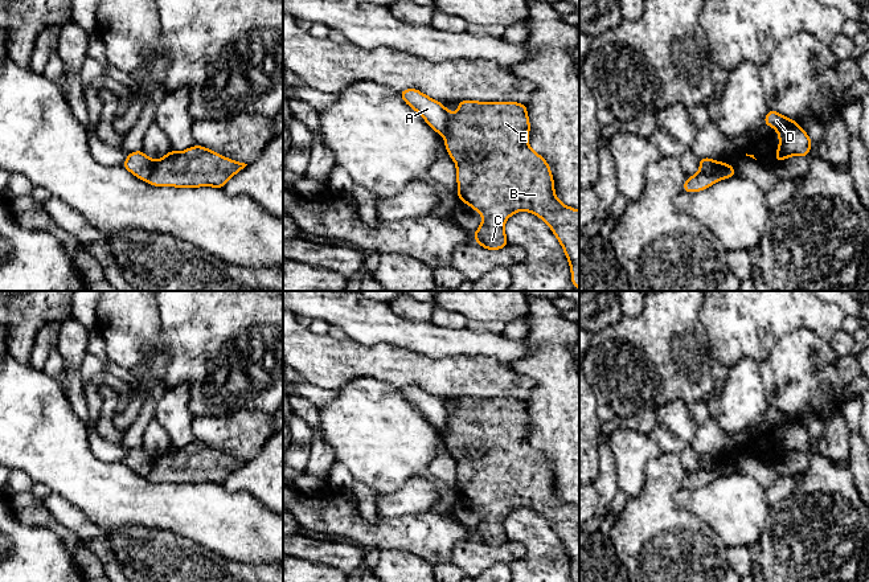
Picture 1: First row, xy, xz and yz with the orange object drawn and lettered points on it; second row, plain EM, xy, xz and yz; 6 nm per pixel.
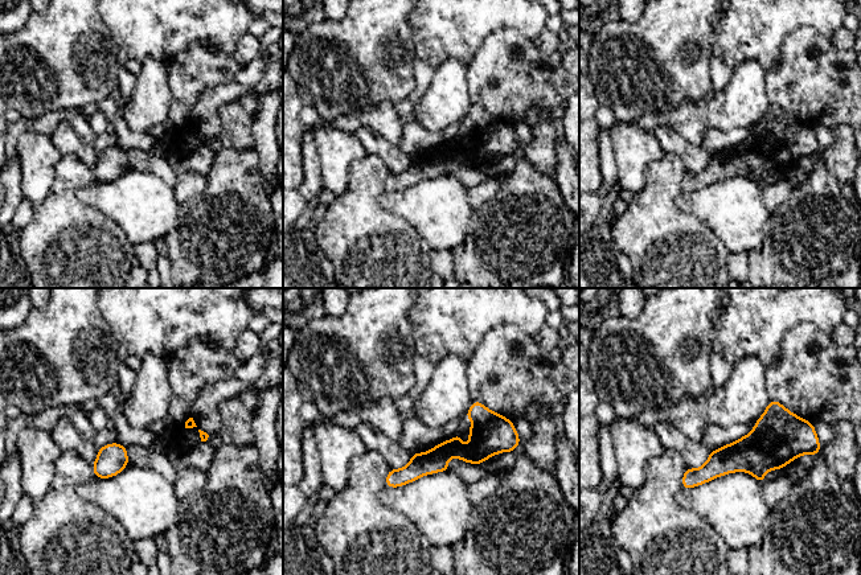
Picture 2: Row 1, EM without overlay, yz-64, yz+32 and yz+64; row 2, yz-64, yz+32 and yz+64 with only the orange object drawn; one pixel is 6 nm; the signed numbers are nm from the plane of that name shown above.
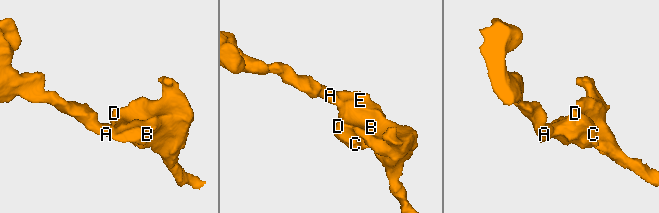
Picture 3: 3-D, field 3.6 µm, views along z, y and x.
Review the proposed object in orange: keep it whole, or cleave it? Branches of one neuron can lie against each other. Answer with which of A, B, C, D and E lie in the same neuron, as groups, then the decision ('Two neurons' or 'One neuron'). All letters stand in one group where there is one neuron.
Groups: A / B C D E. Two neurons

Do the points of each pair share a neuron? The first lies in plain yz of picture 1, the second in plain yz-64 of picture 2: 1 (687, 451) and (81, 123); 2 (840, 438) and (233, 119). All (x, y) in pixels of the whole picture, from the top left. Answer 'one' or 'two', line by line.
1: two
2: one

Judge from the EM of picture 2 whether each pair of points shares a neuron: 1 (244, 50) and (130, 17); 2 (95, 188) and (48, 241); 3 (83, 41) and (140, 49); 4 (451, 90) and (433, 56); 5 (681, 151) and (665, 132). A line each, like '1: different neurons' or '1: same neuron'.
1: different neurons
2: different neurons
3: different neurons
4: different neurons
5: same neuron

